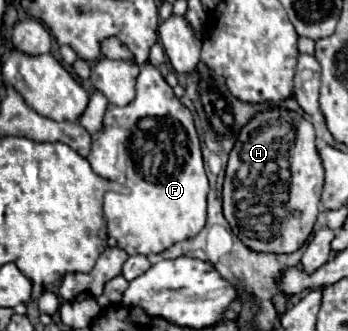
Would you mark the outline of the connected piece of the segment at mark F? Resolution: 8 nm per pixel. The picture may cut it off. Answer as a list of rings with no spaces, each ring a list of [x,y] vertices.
[[[152,64],[142,66],[142,74],[136,84],[136,98],[124,106],[108,106],[104,116],[104,128],[92,136],[92,150],[88,154],[92,170],[128,188],[128,194],[108,192],[104,196],[104,216],[108,220],[108,236],[116,238],[118,246],[130,256],[136,254],[160,254],[166,248],[194,238],[206,224],[206,196],[208,178],[202,164],[200,140],[194,128],[194,118],[190,110],[174,96],[172,88],[166,84],[164,76]]]

